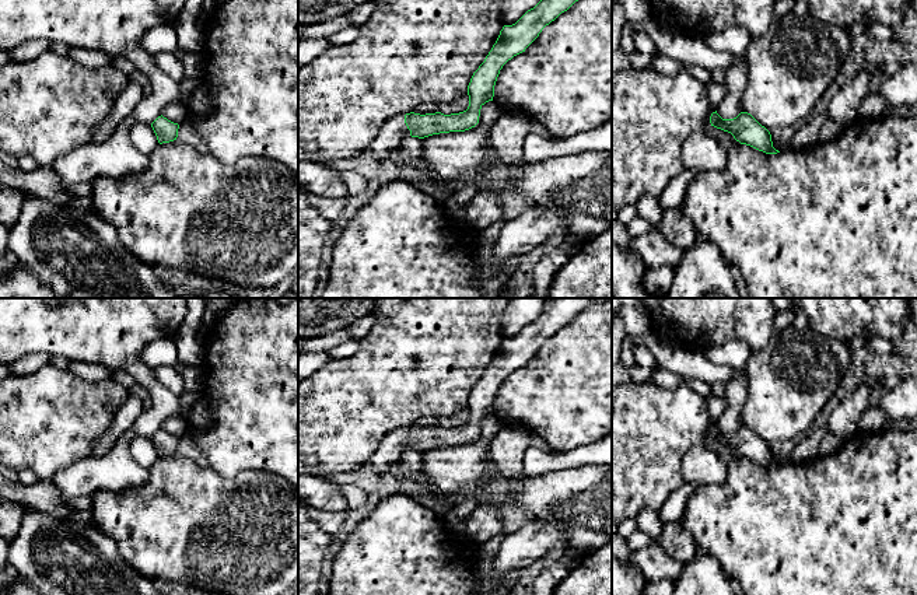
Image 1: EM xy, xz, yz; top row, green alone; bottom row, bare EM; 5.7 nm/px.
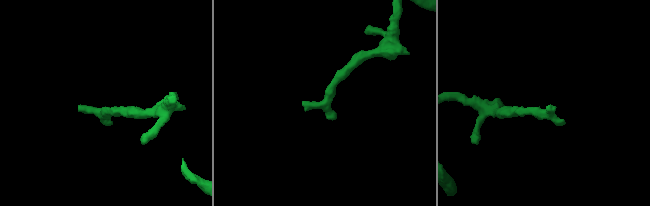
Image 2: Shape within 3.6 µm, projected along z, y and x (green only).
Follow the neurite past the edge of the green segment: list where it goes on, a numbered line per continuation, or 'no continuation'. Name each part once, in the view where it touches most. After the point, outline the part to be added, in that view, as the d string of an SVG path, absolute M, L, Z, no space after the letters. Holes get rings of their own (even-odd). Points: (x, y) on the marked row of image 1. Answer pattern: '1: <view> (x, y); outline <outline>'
1: xz (391, 136); outline M405 115L395 116L381 127L374 141L354 157L370 154L378 162L389 161L391 154L403 143L406 136L410 136L410 130L405 123Z

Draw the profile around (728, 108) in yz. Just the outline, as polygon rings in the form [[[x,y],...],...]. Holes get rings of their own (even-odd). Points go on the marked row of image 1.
[[[736,57],[735,63],[727,70],[724,83],[727,94],[715,106],[717,113],[722,119],[734,119],[742,112],[739,102],[746,84],[746,74],[748,67],[745,57]]]

